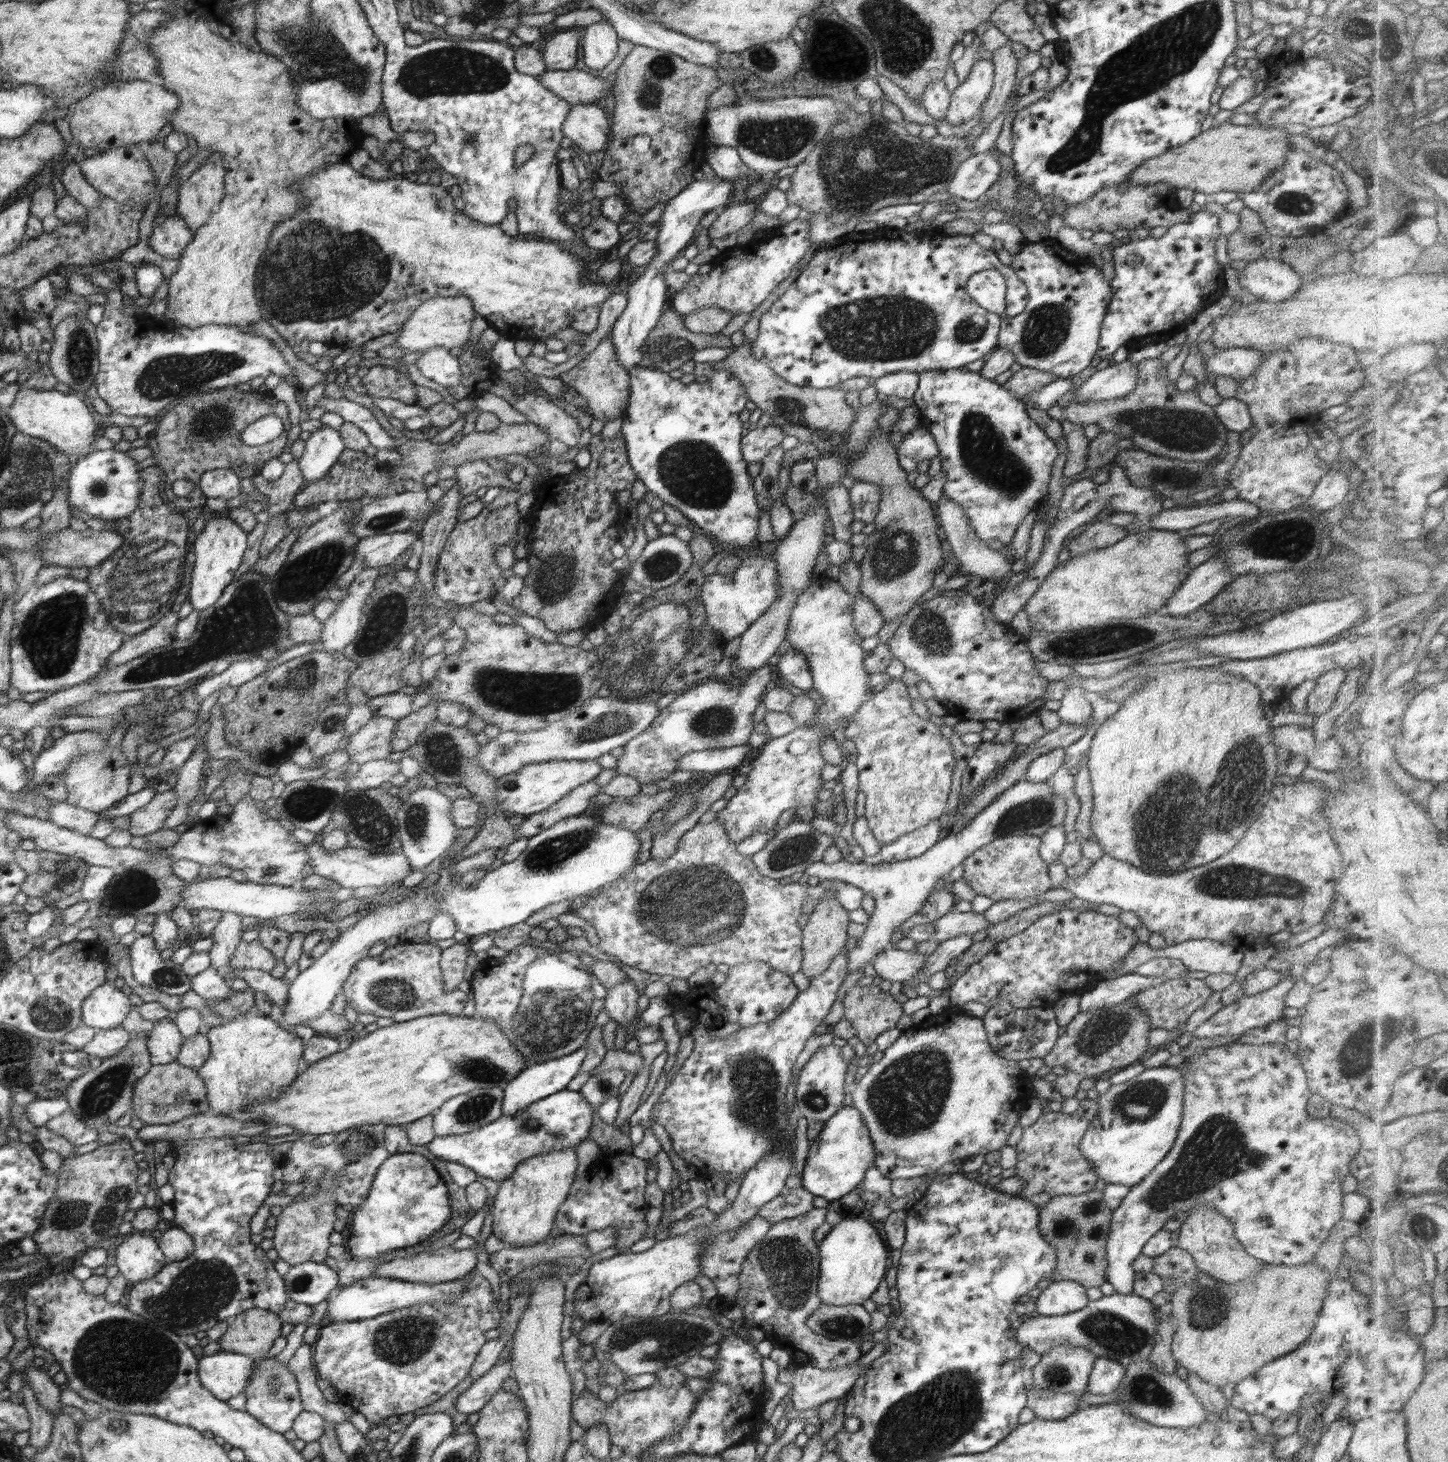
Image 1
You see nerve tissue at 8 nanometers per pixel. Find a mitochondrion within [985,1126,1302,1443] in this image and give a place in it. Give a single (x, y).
(1116, 1335)

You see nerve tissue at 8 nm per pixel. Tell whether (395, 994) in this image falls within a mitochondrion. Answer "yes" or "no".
yes

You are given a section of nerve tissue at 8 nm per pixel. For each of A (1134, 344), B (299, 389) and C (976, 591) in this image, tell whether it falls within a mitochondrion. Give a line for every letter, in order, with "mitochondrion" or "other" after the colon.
A: other
B: other
C: other

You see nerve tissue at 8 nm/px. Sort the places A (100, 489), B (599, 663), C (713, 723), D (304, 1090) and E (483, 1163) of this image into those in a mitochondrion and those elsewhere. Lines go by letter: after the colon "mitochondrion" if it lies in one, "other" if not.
A: mitochondrion
B: mitochondrion
C: mitochondrion
D: other
E: other

